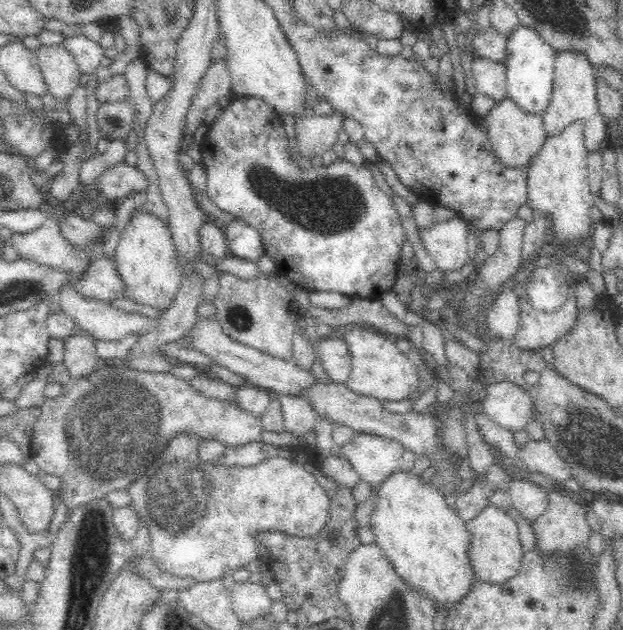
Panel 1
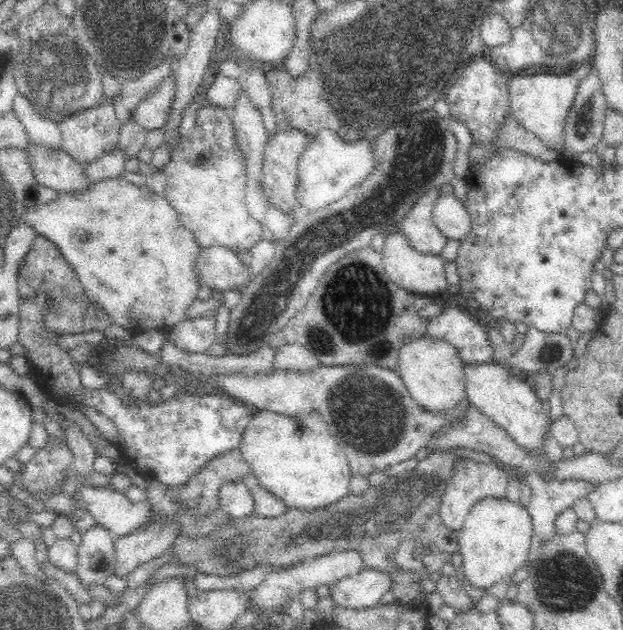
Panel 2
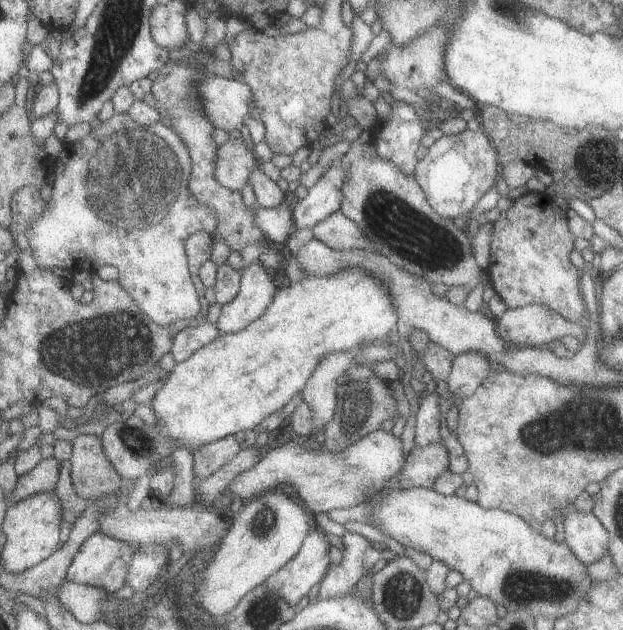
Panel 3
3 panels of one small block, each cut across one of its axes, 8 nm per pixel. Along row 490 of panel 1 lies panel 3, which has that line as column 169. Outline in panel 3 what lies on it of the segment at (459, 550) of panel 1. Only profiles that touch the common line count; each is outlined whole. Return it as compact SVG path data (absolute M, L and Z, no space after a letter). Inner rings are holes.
M348 267L337 273L317 277L308 275L302 280L291 282L290 286L279 286L274 295L273 301L268 308L250 324L247 324L242 330L235 333L223 334L219 339L207 344L196 354L193 354L188 360L177 363L171 375L167 378L166 384L158 391L150 407L155 411L156 423L158 423L161 432L171 438L173 442L179 443L182 447L188 447L196 451L200 450L207 444L222 440L225 436L236 434L240 430L255 429L268 415L282 409L293 396L306 386L308 379L318 366L318 363L331 352L343 351L362 344L372 344L372 342L384 341L392 345L399 345L399 332L397 331L397 314L391 303L391 296L385 288L385 285L377 278L360 267Z

